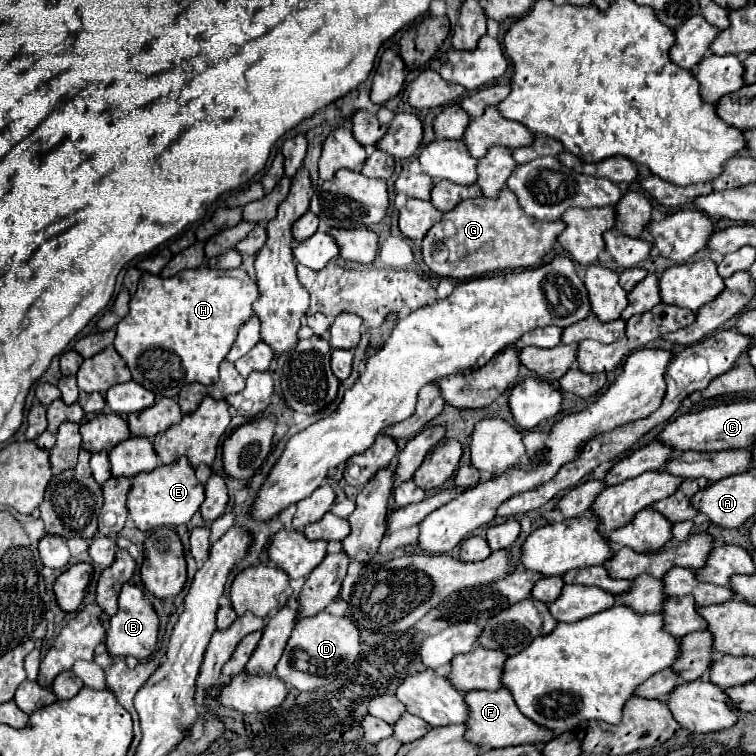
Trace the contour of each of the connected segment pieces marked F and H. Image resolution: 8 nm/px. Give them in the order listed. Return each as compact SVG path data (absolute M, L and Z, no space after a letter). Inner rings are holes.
M500 688L496 692L478 692L472 690L464 696L468 708L470 708L470 720L466 720L466 740L478 746L488 746L488 748L504 748L504 746L516 746L516 744L536 744L536 742L548 742L554 738L554 734L546 728L536 726L530 722L518 706L512 700L512 694L506 688Z
M200 266L196 270L182 270L172 278L142 274L138 290L130 300L130 312L116 326L114 348L126 360L134 382L150 388L156 396L174 398L186 384L212 384L218 380L218 364L226 358L242 324L254 314L252 302L256 298L256 282L240 268L210 270L208 266Z

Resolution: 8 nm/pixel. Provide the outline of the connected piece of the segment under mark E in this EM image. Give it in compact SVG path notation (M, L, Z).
M182 456L170 466L158 466L152 472L140 472L132 478L132 488L128 492L128 512L138 530L158 528L158 526L178 526L188 524L204 502L204 486L196 480L192 464Z

